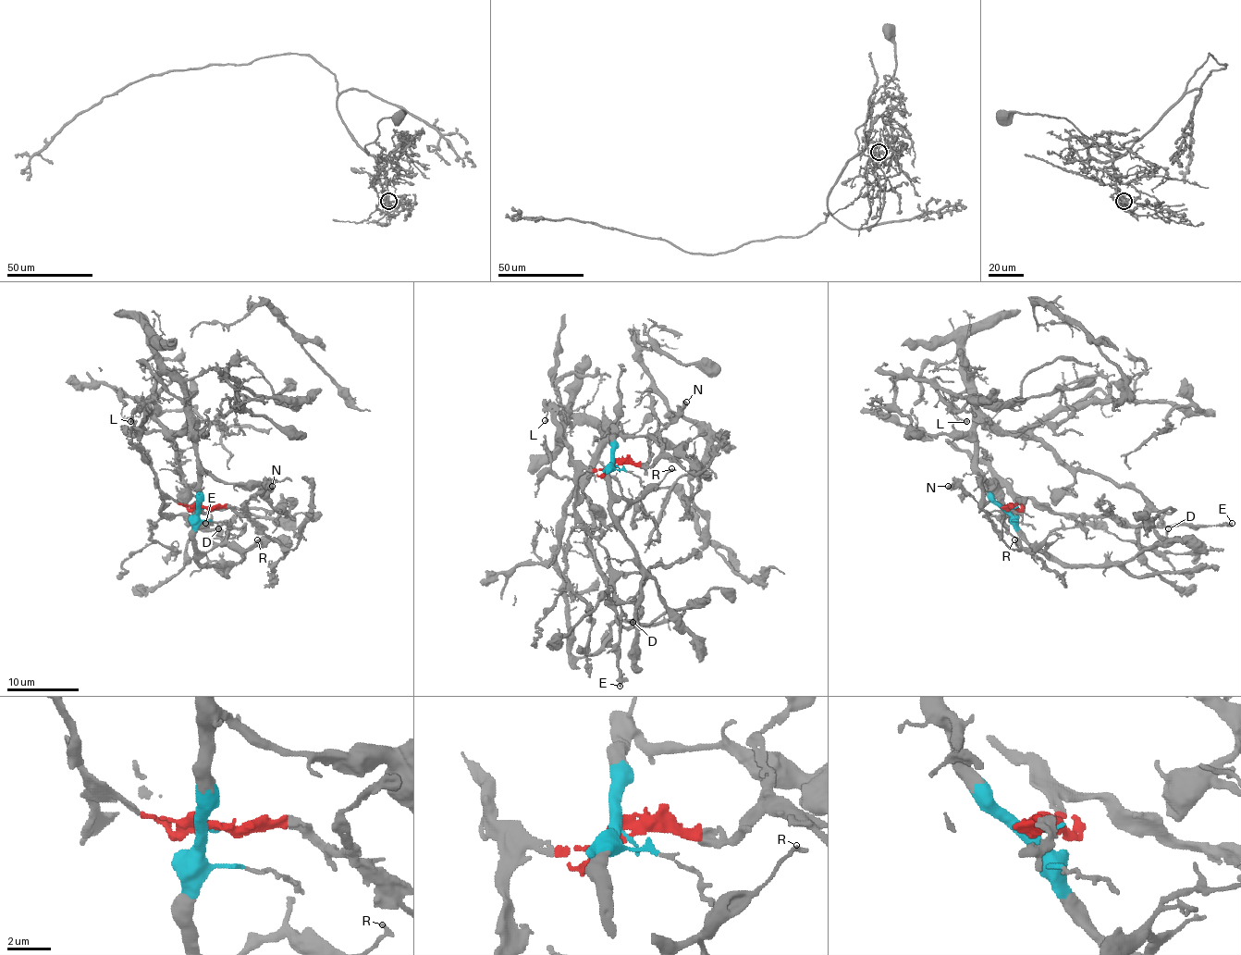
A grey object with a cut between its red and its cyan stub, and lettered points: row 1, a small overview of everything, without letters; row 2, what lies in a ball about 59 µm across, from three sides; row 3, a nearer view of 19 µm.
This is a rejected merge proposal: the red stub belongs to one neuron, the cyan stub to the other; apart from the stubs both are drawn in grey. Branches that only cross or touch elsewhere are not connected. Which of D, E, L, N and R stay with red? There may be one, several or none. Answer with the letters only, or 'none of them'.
D, E, N

